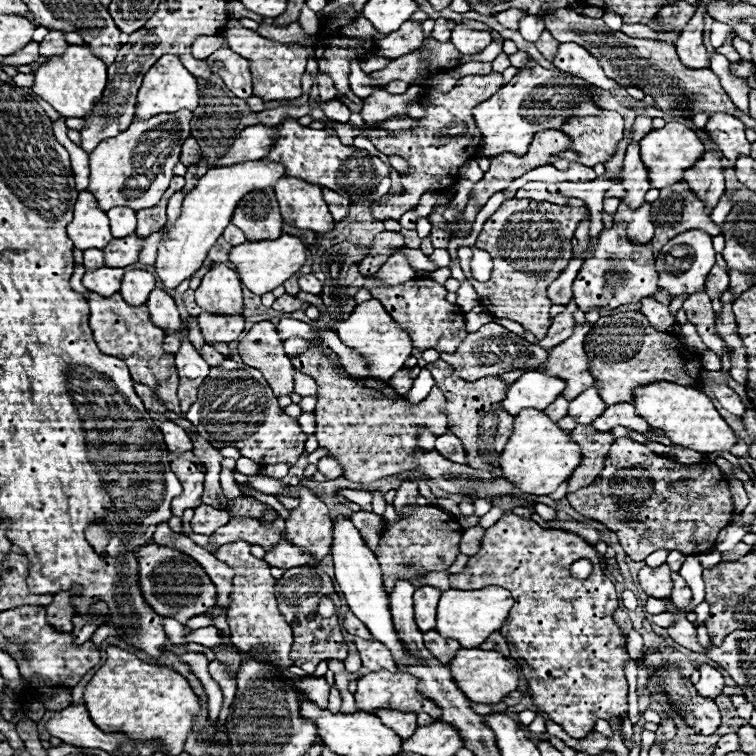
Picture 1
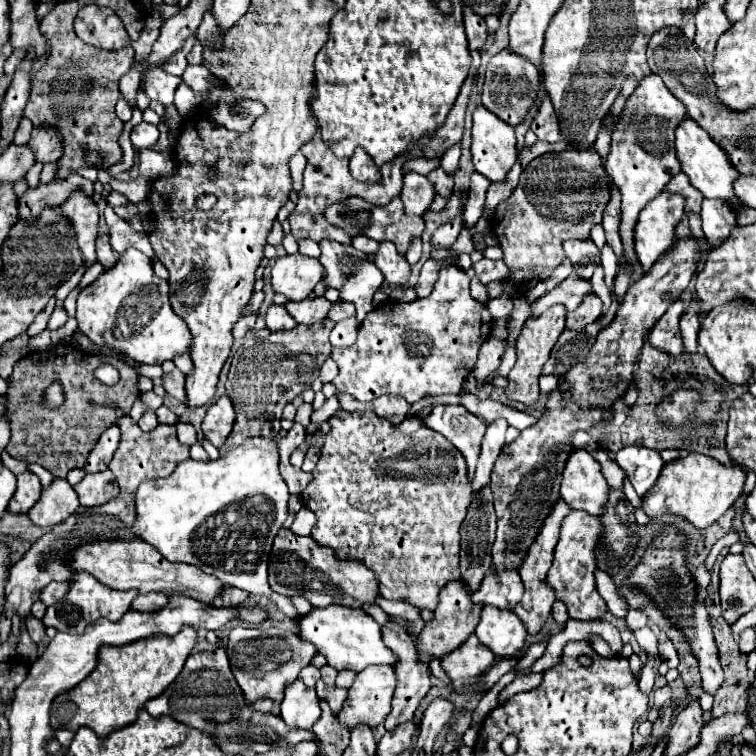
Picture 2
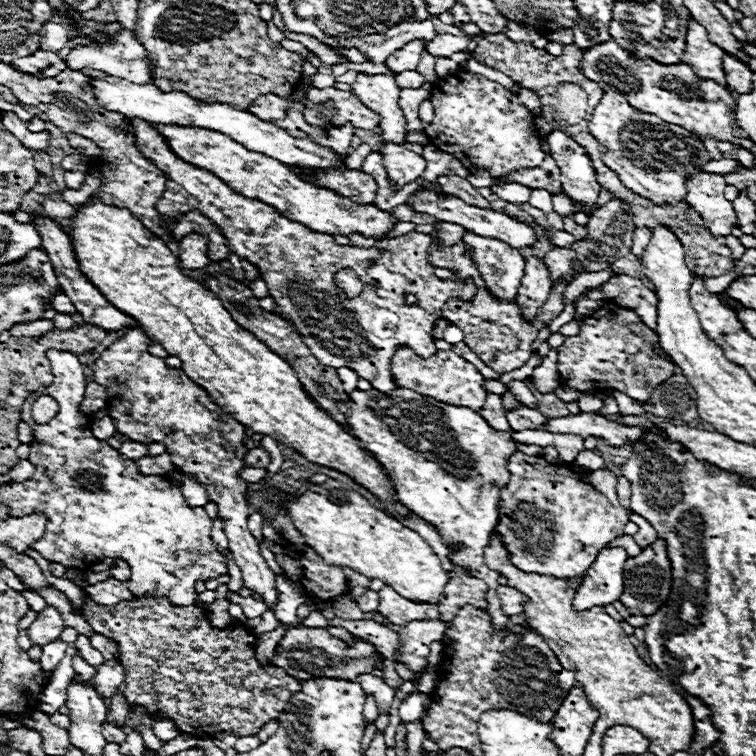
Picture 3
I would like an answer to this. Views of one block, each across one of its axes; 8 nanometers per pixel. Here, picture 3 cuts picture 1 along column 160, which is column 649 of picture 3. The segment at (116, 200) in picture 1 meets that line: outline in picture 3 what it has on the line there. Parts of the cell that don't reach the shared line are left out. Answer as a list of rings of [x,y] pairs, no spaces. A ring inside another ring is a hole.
[[[606,92],[602,96],[592,112],[588,128],[592,136],[602,142],[604,164],[618,172],[626,188],[638,192],[640,196],[650,196],[650,200],[654,200],[656,204],[684,200],[686,176],[698,174],[700,166],[710,162],[710,156],[700,140],[686,136],[684,128],[678,128],[676,124],[666,124],[654,114],[638,112],[618,92]]]

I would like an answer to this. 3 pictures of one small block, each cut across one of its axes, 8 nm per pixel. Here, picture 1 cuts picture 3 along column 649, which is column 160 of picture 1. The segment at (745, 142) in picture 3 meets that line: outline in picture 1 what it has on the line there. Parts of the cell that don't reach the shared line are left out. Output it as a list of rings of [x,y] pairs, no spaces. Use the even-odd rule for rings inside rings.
[[[164,54],[144,76],[144,82],[138,90],[138,102],[136,102],[136,118],[148,120],[162,112],[178,112],[178,110],[194,110],[198,106],[198,82],[194,74],[190,74],[180,58],[176,54]]]

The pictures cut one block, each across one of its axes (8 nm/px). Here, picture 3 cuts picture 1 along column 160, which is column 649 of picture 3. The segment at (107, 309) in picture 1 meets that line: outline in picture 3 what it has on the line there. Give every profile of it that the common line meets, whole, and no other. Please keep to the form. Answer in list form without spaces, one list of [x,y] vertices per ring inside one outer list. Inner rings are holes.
[[[608,302],[580,322],[578,336],[566,338],[558,348],[558,372],[562,384],[580,392],[614,388],[636,402],[646,402],[658,384],[674,374],[674,364],[662,360],[652,350],[652,344],[658,344],[656,332],[652,332],[632,310]]]

